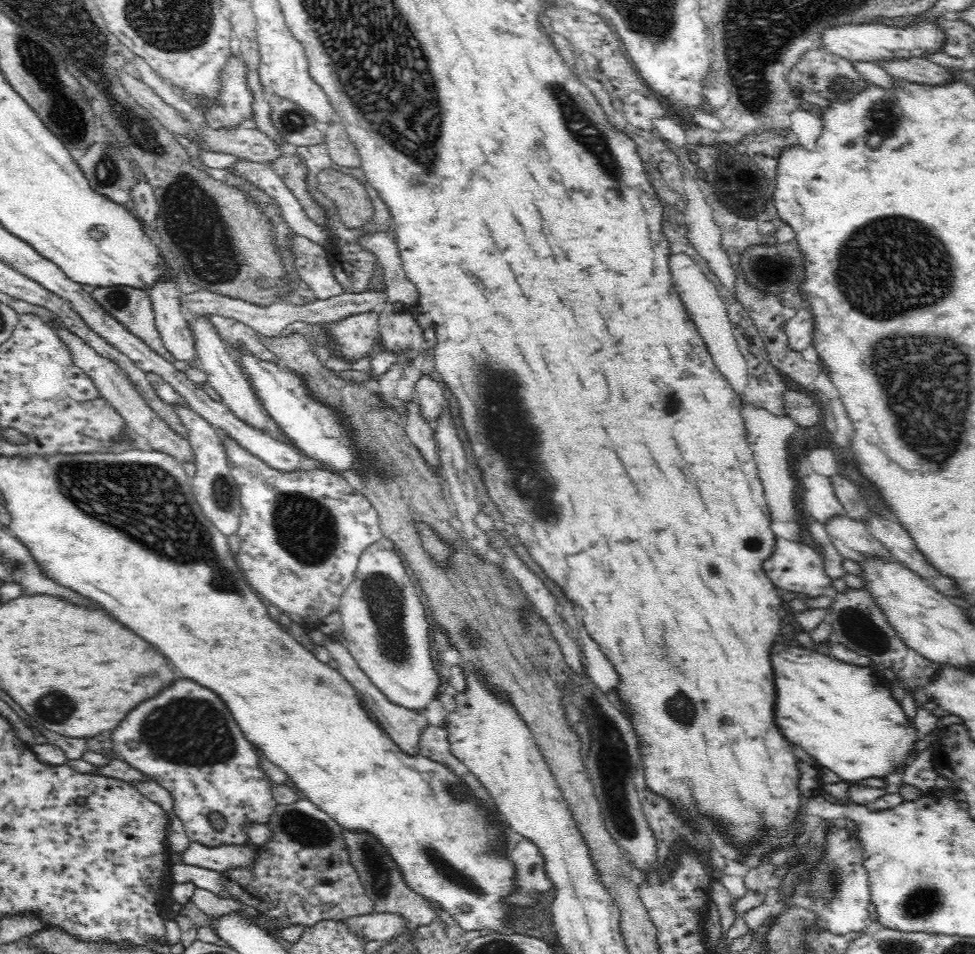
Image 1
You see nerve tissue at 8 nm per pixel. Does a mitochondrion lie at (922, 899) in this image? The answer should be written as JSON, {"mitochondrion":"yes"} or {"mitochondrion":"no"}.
{"mitochondrion":"yes"}

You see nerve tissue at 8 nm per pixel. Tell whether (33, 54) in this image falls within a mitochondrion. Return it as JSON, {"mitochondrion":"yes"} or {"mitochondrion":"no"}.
{"mitochondrion":"yes"}

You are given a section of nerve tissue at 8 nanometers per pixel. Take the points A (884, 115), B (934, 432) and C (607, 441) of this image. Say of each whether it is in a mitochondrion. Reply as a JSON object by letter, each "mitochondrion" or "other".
{"A":"mitochondrion","B":"mitochondrion","C":"other"}

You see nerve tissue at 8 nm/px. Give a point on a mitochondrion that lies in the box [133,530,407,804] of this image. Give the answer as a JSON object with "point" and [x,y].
{"point":[188,731]}

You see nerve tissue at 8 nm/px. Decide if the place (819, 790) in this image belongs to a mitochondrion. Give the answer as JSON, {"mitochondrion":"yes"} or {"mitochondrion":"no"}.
{"mitochondrion":"no"}

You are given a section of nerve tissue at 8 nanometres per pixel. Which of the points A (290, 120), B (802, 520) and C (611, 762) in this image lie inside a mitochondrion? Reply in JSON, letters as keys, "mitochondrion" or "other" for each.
{"A":"mitochondrion","B":"other","C":"mitochondrion"}

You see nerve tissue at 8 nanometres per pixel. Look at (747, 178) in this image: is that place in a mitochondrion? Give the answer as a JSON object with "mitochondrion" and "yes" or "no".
{"mitochondrion":"no"}

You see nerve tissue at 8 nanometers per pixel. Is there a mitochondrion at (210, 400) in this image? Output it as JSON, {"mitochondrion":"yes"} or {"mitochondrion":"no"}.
{"mitochondrion":"no"}

